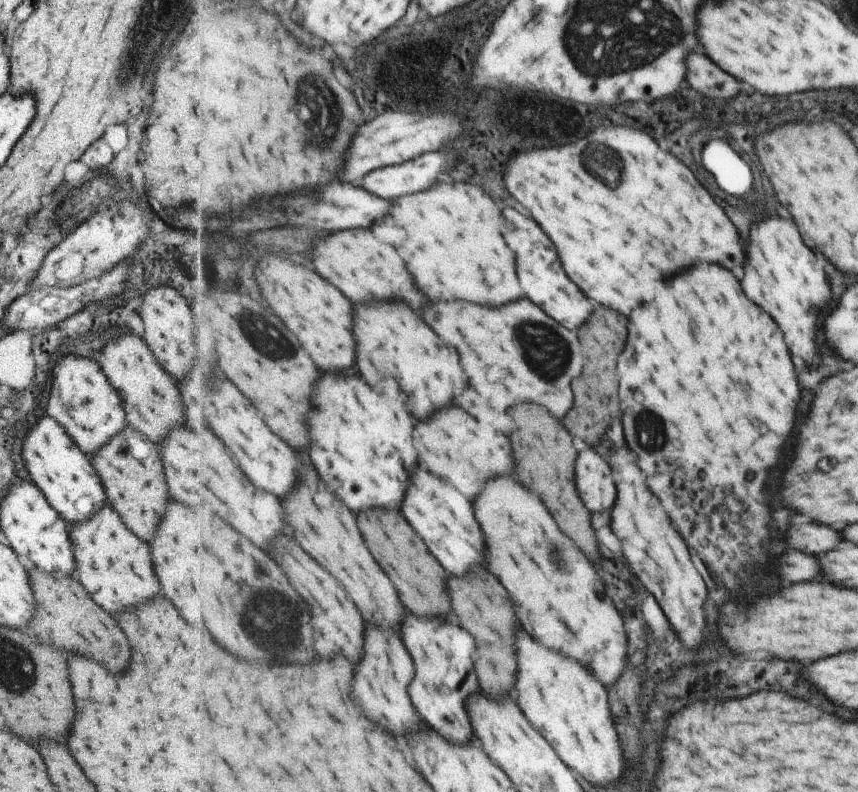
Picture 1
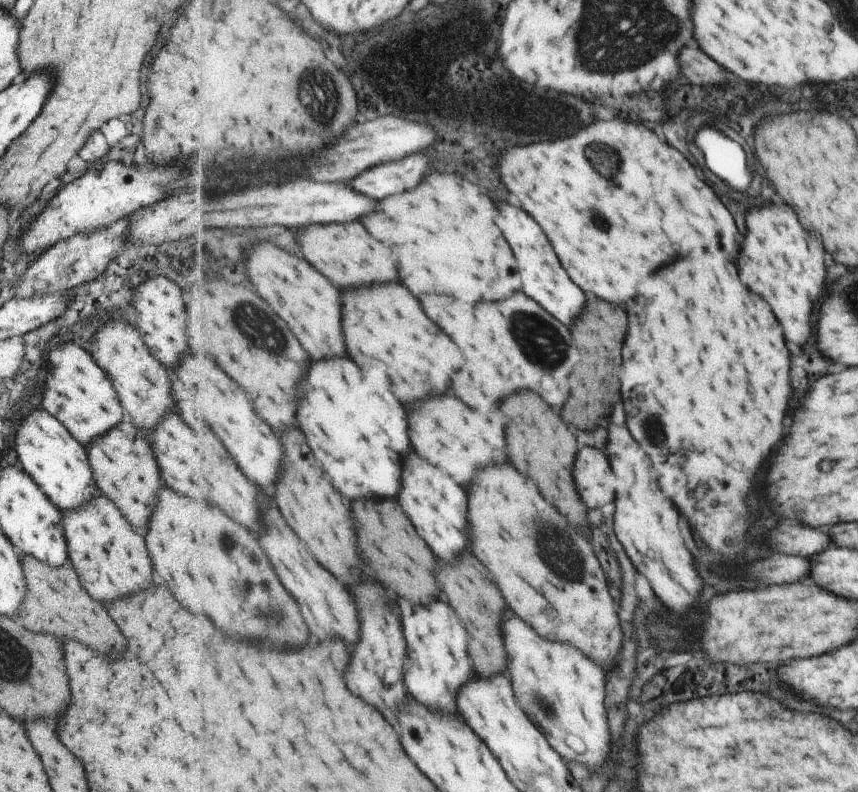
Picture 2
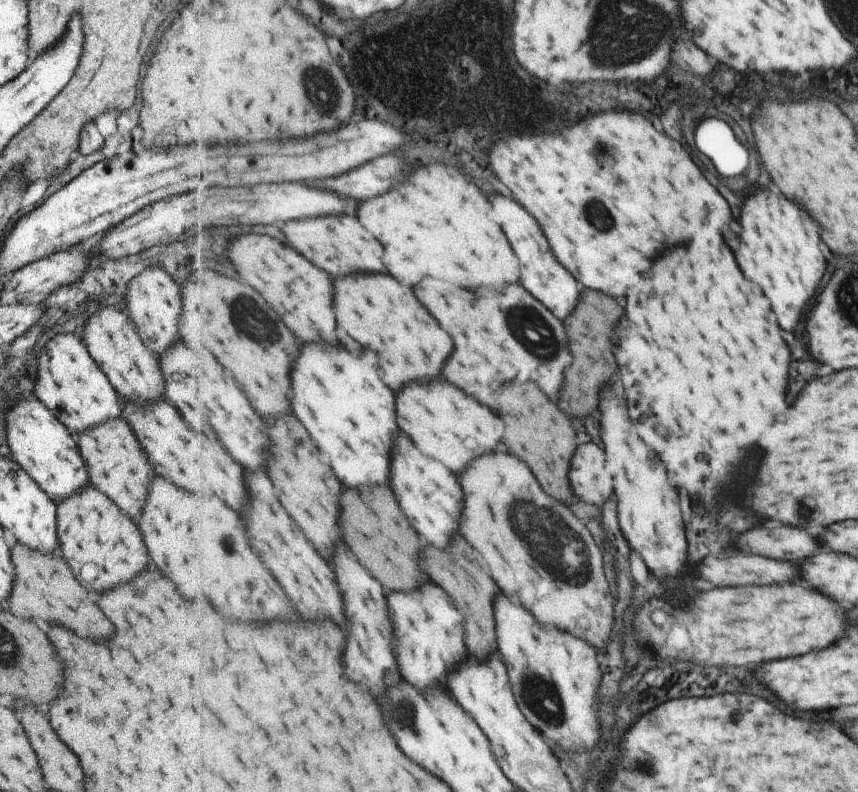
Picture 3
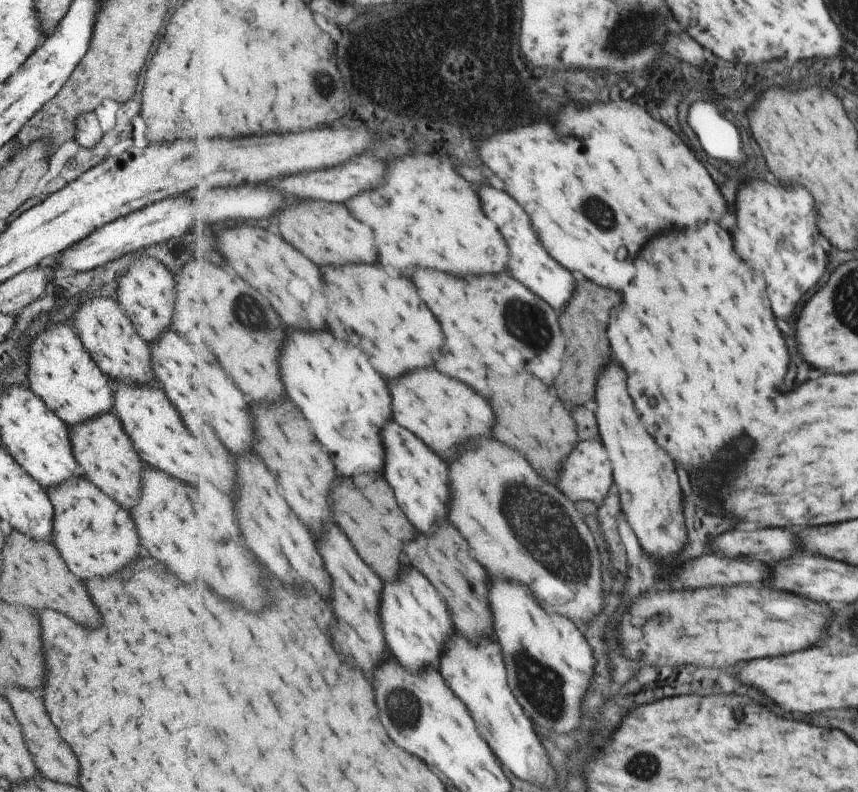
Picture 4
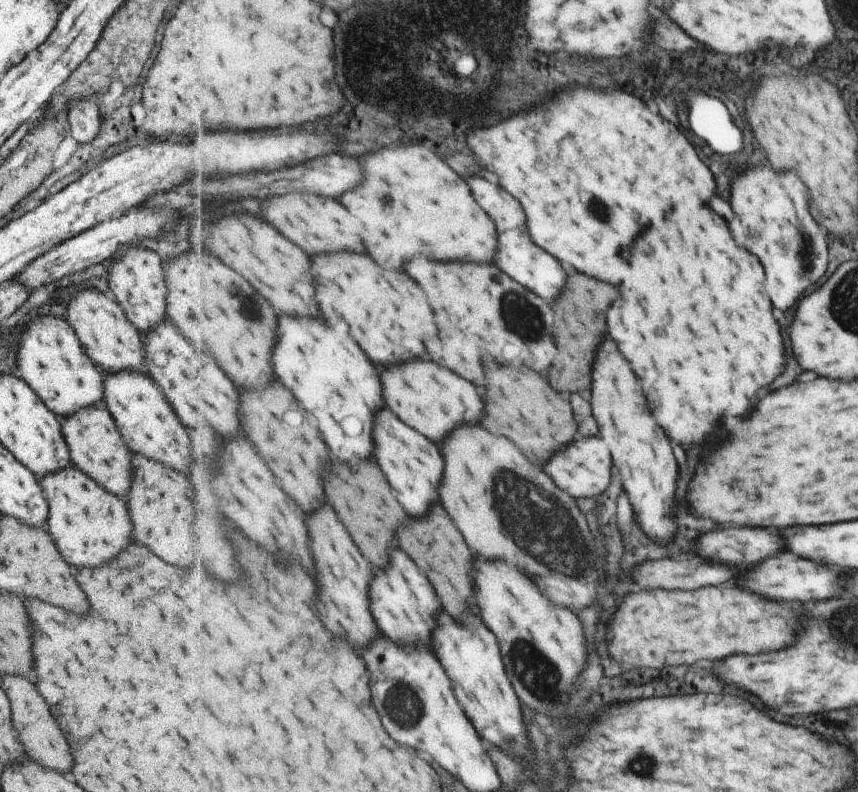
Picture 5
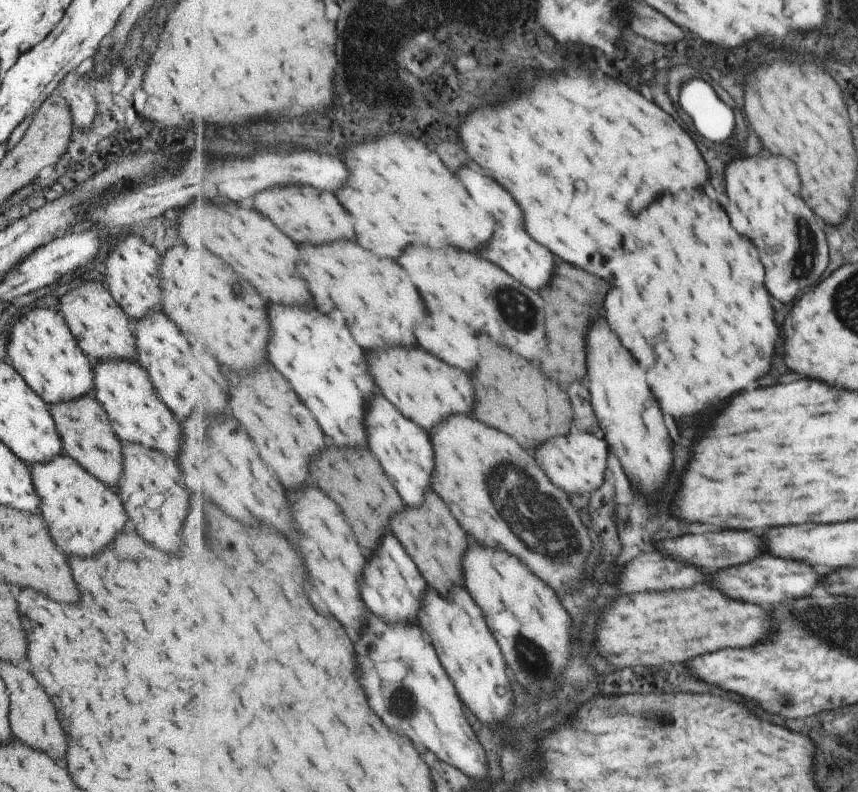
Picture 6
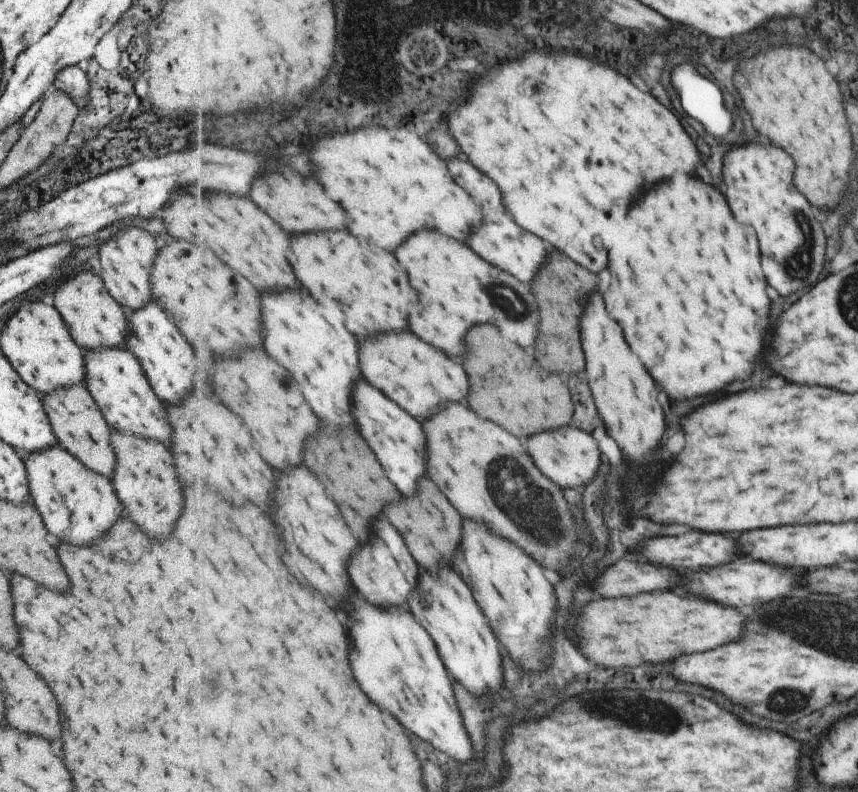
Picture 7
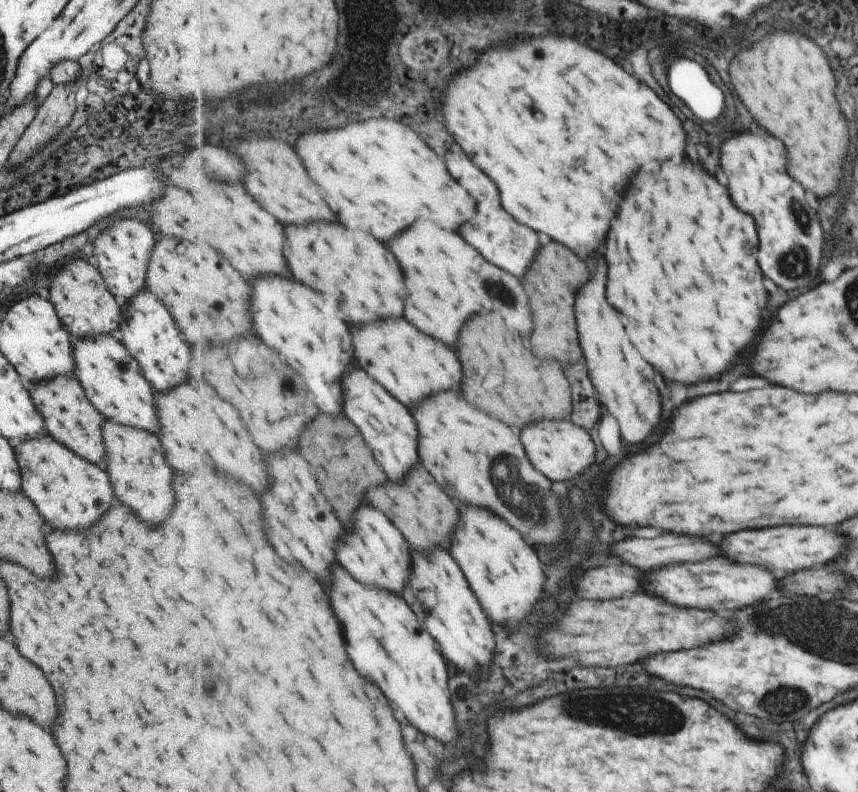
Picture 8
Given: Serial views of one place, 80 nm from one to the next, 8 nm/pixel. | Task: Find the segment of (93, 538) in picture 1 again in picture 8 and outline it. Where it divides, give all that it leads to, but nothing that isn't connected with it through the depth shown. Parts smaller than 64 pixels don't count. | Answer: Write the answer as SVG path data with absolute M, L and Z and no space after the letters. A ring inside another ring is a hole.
M41 433L30 439L13 440L10 445L20 474L20 490L51 528L87 528L97 522L111 504L113 490L105 472L73 454L51 435Z

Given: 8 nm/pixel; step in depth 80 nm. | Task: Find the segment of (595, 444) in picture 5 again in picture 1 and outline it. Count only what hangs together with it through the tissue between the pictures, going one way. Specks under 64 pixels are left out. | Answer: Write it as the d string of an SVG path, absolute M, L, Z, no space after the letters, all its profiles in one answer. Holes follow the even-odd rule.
M595 446L585 447L585 452L579 451L576 484L578 493L592 513L613 510L618 500L616 482L614 470Z

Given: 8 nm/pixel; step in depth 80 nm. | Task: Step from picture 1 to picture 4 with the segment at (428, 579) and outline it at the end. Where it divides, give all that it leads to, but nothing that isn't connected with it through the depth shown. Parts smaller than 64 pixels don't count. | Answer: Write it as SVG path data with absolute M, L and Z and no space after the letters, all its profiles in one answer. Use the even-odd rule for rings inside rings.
M361 474L355 480L347 476L337 476L337 492L331 490L331 506L337 524L351 536L355 548L367 564L371 564L383 580L395 580L401 574L401 552L403 544L415 536L415 526L405 516L397 504L395 492L389 482L379 474ZM377 514L379 514L379 534L377 534ZM379 536L379 538L377 538ZM389 564L389 566L387 566Z

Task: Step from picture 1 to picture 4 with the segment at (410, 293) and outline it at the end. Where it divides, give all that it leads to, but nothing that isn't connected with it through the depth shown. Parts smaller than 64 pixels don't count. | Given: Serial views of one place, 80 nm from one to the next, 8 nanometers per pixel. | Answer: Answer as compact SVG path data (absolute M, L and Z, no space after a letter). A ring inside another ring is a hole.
M301 200L299 204L275 214L279 230L301 252L307 252L311 260L321 266L347 264L347 262L375 262L377 246L373 242L373 230L351 216L345 204L331 204L323 200Z

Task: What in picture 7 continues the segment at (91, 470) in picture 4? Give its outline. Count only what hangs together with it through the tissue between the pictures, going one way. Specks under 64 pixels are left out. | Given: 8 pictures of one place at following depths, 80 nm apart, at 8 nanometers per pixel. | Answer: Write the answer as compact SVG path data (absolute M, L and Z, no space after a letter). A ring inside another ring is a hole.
M82 383L61 387L49 394L40 396L43 412L50 422L53 436L57 444L72 454L83 466L109 476L113 468L113 452L110 445L110 427L97 408L93 397Z

